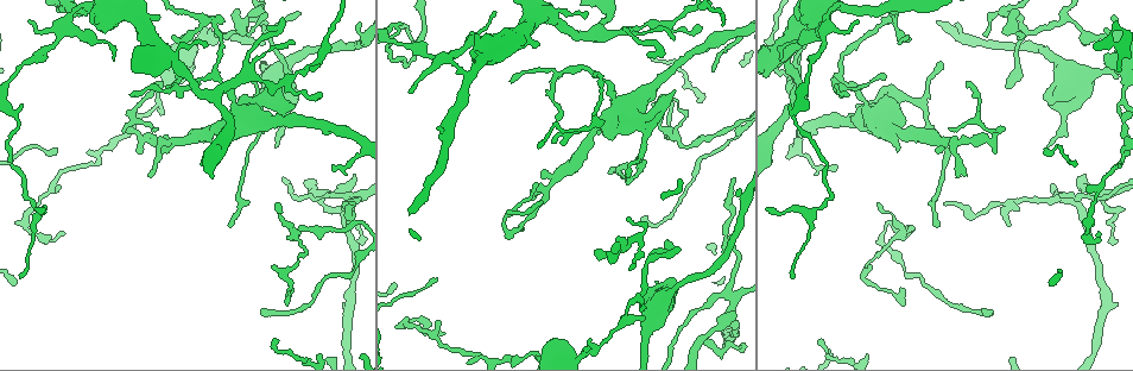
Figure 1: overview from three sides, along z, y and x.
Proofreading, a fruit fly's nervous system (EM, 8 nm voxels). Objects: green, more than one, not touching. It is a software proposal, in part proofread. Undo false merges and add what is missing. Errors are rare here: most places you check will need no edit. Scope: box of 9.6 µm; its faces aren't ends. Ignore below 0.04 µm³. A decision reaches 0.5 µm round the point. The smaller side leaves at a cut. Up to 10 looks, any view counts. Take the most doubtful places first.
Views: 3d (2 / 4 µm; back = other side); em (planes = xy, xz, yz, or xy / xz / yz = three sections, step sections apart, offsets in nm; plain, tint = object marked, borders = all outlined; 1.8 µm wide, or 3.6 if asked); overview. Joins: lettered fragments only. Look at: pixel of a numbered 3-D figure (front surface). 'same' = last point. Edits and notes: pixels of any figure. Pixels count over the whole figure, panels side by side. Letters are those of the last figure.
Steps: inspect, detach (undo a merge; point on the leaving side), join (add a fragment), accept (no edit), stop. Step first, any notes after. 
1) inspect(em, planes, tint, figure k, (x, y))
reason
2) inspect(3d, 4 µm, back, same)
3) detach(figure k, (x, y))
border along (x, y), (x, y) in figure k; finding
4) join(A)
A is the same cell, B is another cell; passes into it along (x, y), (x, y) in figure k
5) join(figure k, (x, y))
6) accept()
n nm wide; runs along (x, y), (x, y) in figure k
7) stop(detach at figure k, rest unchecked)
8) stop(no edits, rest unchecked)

inspect(3d, 2 µm, back, figure 1, (1114, 15))
thin end

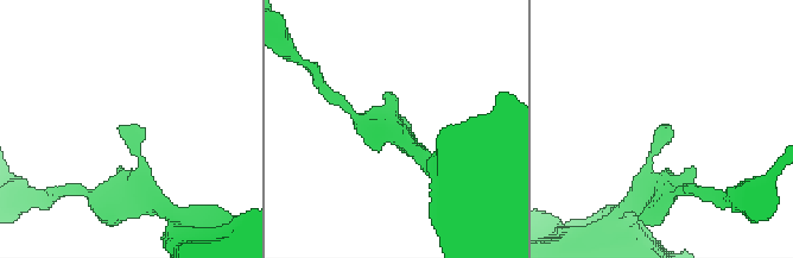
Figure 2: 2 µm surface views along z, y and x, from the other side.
inspect(em, xz, step 8, borders, figure 2, (121, 127))
need the tissue

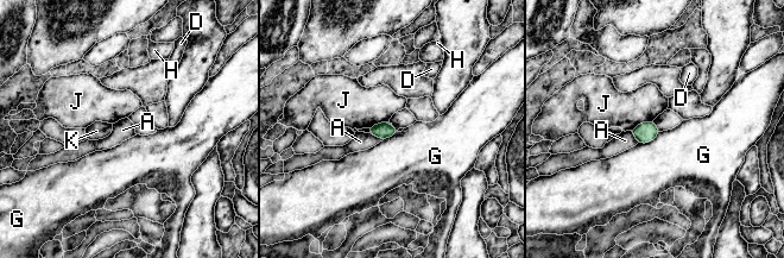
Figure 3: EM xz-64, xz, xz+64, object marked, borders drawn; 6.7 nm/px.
inspect(em, planes, borders, same)

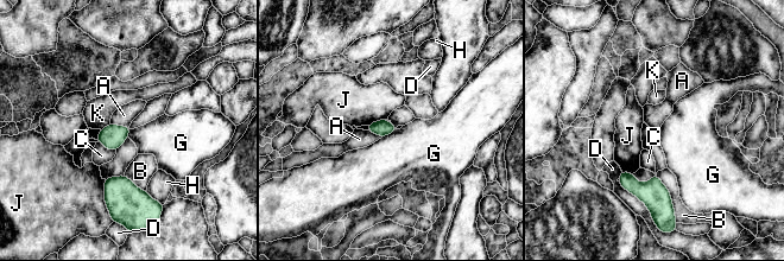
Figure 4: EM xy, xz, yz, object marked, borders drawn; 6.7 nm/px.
accept()
D touches over 300 nm; A, B, C, D, G, H, J and K are other cells; border along (111, 122), (128, 127) in figure 4; no lettered fragment goes on from it

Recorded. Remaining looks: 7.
inspect(3d, 2 µm, figure 1, (293, 234))
sharp bend

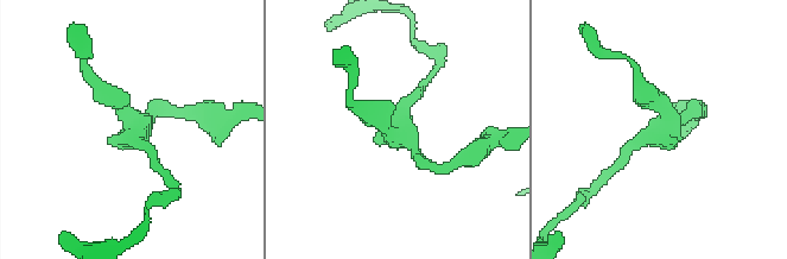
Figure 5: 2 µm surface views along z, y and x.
inspect(em, planes, tint, figure 5, (138, 129))

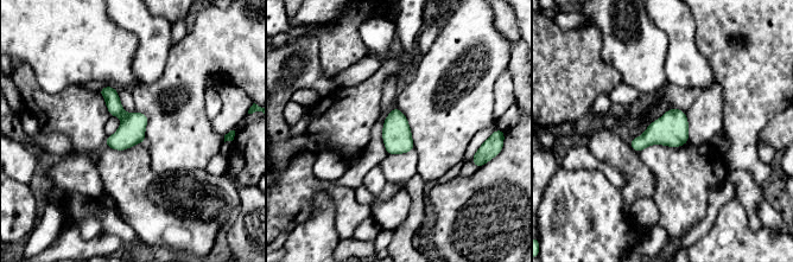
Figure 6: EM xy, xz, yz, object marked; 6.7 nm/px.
inspect(em, planes, borders, same)
what lies round it

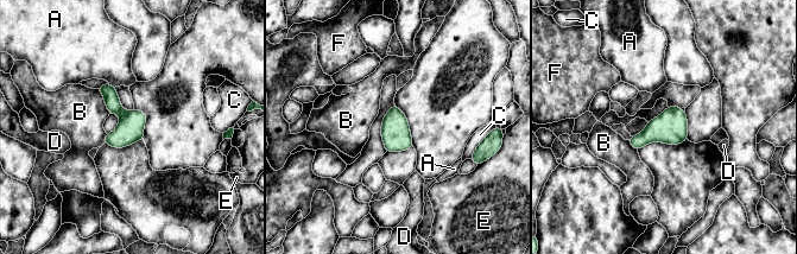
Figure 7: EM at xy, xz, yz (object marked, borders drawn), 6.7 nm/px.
accept()
A, B, C, D, E and F are other cells; border along (96, 89), (101, 94), (109, 113) in figure 7; continuous, no second neuron

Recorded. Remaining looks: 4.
inspect(em, 3.6 µm, xz, step 16, tint, figure 1, (827, 19))

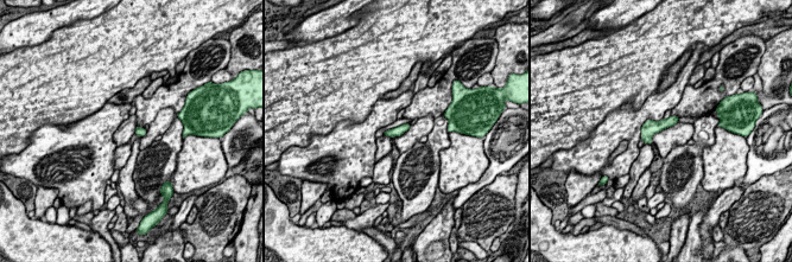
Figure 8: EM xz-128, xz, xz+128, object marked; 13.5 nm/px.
inspect(em, 3.6 µm, xz, step 16, borders, same)

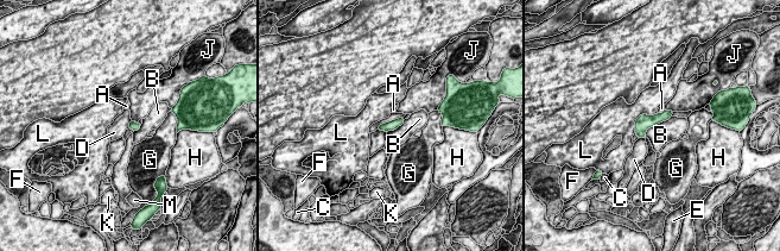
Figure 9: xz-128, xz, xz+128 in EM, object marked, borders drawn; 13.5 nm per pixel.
accept()
A, B, C, D, E, F, G, H, J, K, L and M are other cells; border along (403, 117), (382, 123), (376, 129) in figure 9; all the same neuron

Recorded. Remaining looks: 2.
inspect(em, 3.6 µm, planes, borders, figure 1, (239, 111))
looks like a crossing

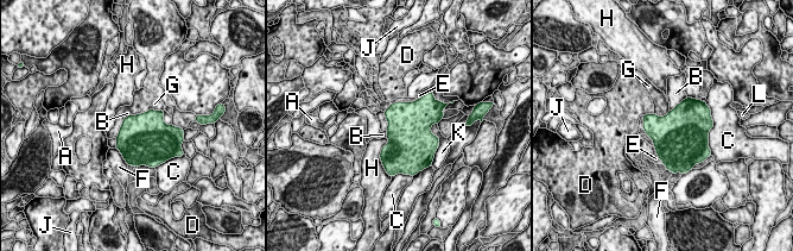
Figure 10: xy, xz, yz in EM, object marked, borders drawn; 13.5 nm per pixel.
accept()
A, B, C, D, E, F, G, H, J, K and L are other cells; border along (163, 110), (147, 110), (131, 114) in figure 10; one neuron here

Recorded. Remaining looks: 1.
stop(no edits, rest unchecked)

